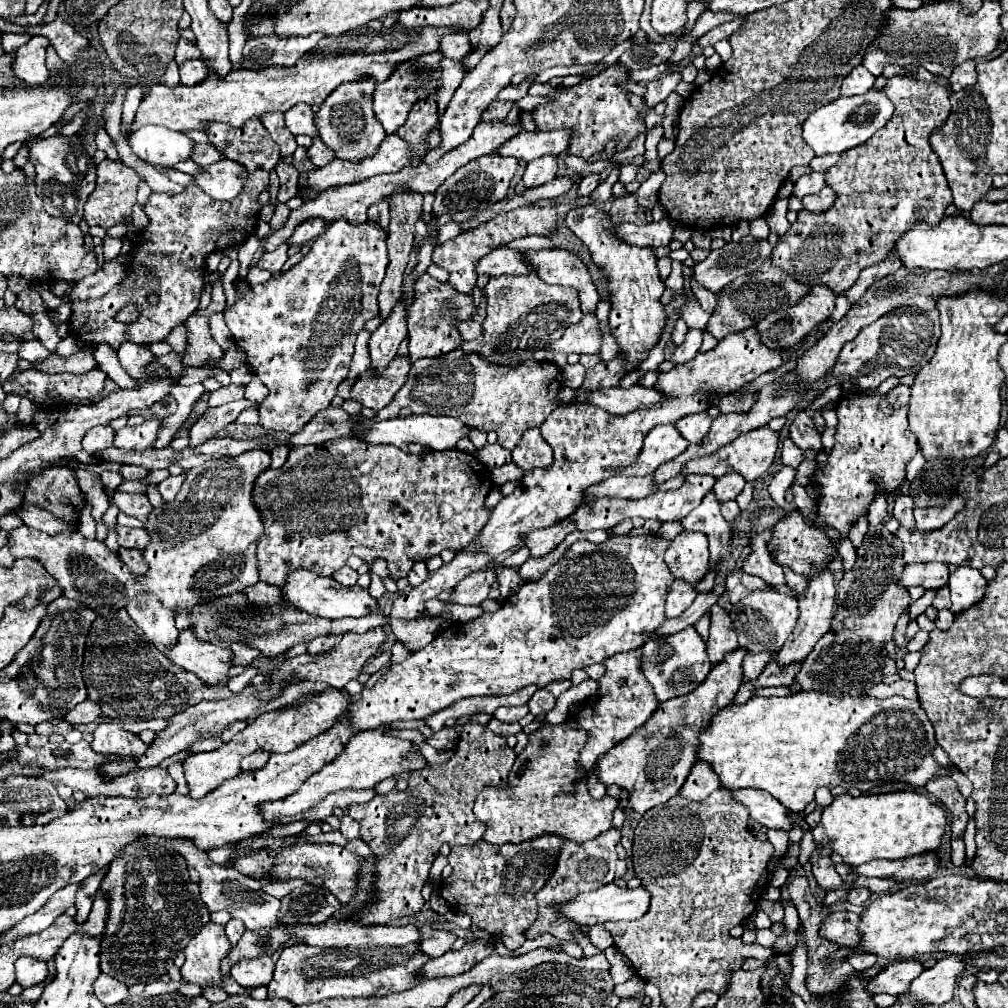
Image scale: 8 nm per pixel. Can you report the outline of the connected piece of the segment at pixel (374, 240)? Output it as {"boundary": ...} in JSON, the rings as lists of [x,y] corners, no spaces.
{"boundary":[[[339,218],[337,222],[331,222],[327,226],[327,230],[315,240],[315,244],[311,246],[311,252],[299,262],[295,264],[291,270],[283,272],[281,276],[277,278],[271,278],[269,282],[265,284],[257,284],[257,286],[251,286],[251,294],[249,296],[239,296],[239,300],[235,302],[235,306],[231,308],[225,308],[225,322],[237,342],[237,346],[247,354],[247,364],[253,366],[257,378],[269,388],[269,396],[259,404],[259,424],[269,430],[269,432],[287,432],[287,434],[295,434],[297,430],[301,430],[319,410],[325,410],[333,396],[335,396],[335,390],[337,386],[341,384],[343,378],[347,378],[349,374],[349,366],[351,366],[351,360],[353,360],[353,344],[355,344],[355,338],[357,338],[357,332],[363,330],[365,322],[375,318],[379,314],[377,310],[377,294],[379,294],[379,286],[381,286],[381,280],[385,278],[385,270],[387,270],[387,264],[389,264],[389,258],[387,258],[387,230],[379,224],[379,222],[373,222],[373,220],[365,220],[361,222],[361,226],[353,226],[353,222],[345,222],[345,218]]]}

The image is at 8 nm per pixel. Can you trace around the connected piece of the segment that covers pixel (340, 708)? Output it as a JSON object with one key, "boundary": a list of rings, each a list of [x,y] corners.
{"boundary":[[[325,688],[321,692],[313,692],[311,698],[305,698],[305,702],[299,702],[299,706],[287,706],[281,710],[271,710],[259,718],[255,718],[245,730],[235,734],[229,742],[225,742],[221,748],[211,750],[211,752],[199,752],[191,754],[185,762],[185,780],[189,784],[189,796],[191,798],[203,798],[211,790],[215,790],[221,782],[227,778],[237,776],[239,762],[243,756],[255,752],[255,750],[271,750],[271,752],[291,752],[299,744],[307,742],[309,738],[323,734],[323,730],[329,730],[333,722],[337,722],[343,712],[349,708],[349,694],[347,690],[339,688]]]}

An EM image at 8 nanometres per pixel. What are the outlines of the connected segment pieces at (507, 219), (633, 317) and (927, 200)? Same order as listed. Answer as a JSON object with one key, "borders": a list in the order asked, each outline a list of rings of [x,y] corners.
{"borders":[[[[537,206],[517,208],[517,210],[511,210],[509,214],[499,214],[497,218],[491,218],[489,222],[485,222],[485,226],[479,226],[477,230],[467,230],[467,232],[459,234],[457,238],[439,244],[433,250],[433,262],[449,272],[449,284],[455,290],[471,294],[471,288],[477,282],[475,264],[479,262],[481,256],[489,254],[497,246],[507,244],[507,242],[511,242],[515,238],[523,238],[523,236],[531,236],[531,234],[549,236],[551,232],[555,232],[555,220],[557,220],[557,214],[555,214],[555,210],[551,206],[547,206],[547,208],[537,208]]],[[[591,206],[577,208],[567,214],[565,222],[571,232],[581,238],[581,242],[589,248],[593,260],[603,268],[609,280],[609,296],[613,306],[609,316],[609,328],[619,344],[619,354],[625,354],[625,362],[629,362],[629,372],[635,372],[647,360],[651,348],[659,344],[667,320],[665,306],[661,304],[665,284],[659,278],[655,254],[651,248],[629,246],[619,240],[613,234],[613,222],[609,220],[609,214],[603,214],[603,210]]],[[[893,76],[887,80],[883,90],[895,104],[891,120],[881,130],[877,130],[877,134],[873,134],[865,146],[847,150],[841,154],[841,160],[827,170],[827,182],[833,182],[833,190],[837,190],[835,204],[821,214],[801,210],[797,222],[785,236],[779,238],[773,250],[773,264],[781,266],[801,284],[825,284],[835,294],[849,290],[859,278],[859,272],[865,266],[883,260],[895,238],[901,238],[901,234],[909,232],[913,222],[929,222],[929,226],[935,226],[935,222],[945,218],[945,208],[953,202],[939,158],[927,142],[931,130],[941,126],[951,112],[949,80],[945,76],[935,76],[933,82],[913,82],[905,76]]]]}

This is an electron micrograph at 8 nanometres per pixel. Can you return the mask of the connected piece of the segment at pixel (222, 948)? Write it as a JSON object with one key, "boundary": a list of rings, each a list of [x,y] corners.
{"boundary":[[[209,922],[185,948],[187,960],[181,966],[183,980],[197,986],[209,986],[221,982],[223,980],[221,962],[225,960],[229,950],[231,944],[225,936],[223,926]]]}

